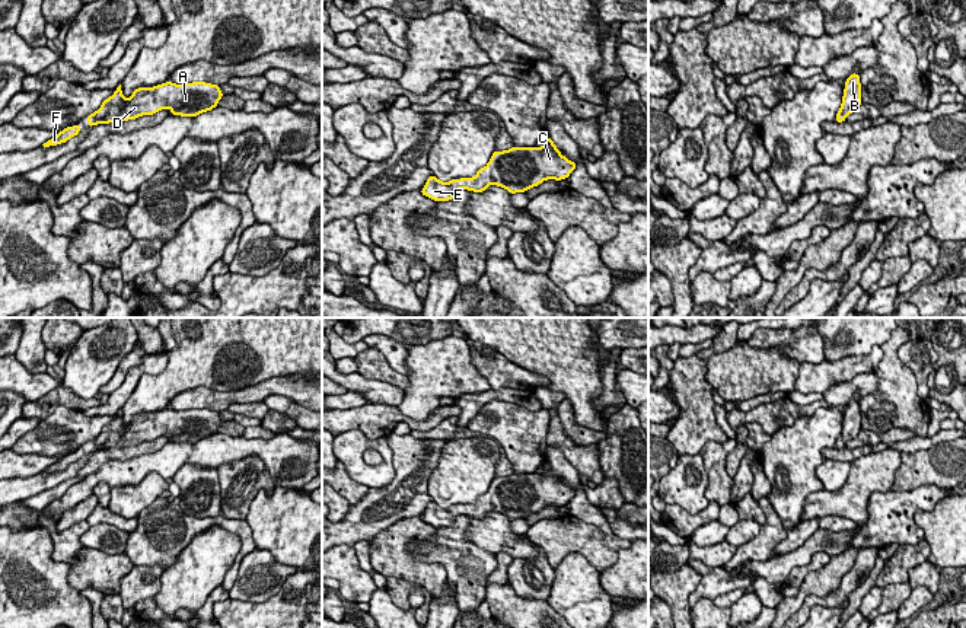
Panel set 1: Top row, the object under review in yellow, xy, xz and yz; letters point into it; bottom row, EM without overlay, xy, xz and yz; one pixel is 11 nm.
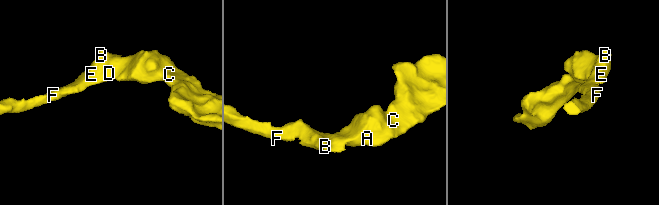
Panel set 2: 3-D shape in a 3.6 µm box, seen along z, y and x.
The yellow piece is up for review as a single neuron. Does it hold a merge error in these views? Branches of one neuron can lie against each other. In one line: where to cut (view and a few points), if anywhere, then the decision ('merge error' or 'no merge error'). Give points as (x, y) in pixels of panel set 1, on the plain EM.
no cut; no merge error

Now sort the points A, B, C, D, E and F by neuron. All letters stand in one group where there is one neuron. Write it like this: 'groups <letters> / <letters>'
groups A B C D E F

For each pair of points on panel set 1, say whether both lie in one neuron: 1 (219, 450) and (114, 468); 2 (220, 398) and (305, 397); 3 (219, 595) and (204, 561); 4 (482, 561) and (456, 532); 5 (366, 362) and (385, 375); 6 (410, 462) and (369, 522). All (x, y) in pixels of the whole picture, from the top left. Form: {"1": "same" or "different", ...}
{"1": "same", "2": "same", "3": "different", "4": "same", "5": "same", "6": "same"}

